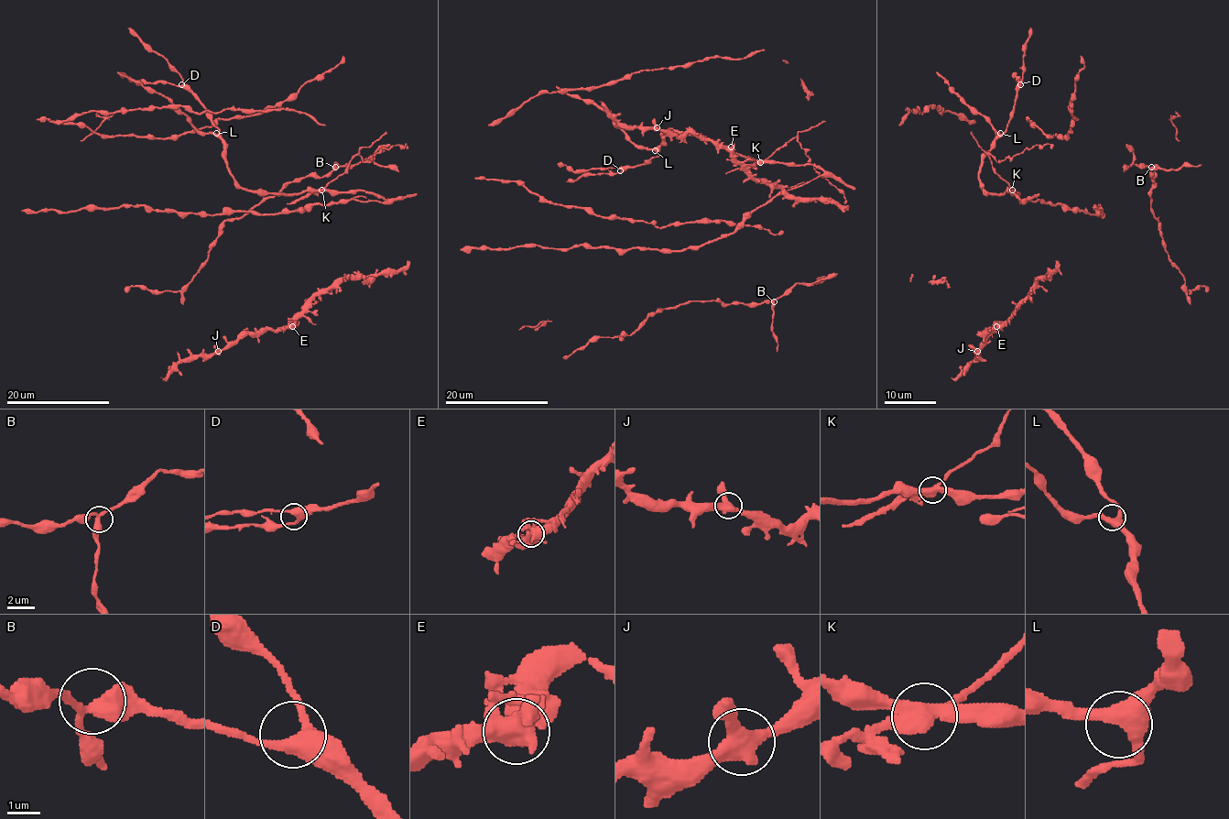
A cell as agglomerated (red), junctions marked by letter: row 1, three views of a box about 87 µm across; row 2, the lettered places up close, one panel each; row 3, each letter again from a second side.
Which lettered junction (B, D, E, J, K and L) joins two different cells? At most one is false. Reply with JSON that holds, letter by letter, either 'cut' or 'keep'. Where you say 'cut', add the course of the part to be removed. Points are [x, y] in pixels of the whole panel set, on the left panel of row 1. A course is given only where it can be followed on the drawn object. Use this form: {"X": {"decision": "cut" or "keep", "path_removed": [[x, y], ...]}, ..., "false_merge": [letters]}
{"B": {"decision": "keep"}, "D": {"decision": "keep"}, "E": {"decision": "keep"}, "J": {"decision": "keep"}, "K": {"decision": "cut", "path_removed": [[322, 190], [345, 170], [357, 154], [364, 161], [394, 145], [407, 144], [406, 148]]}, "L": {"decision": "keep"}, "false_merge": ["K"]}

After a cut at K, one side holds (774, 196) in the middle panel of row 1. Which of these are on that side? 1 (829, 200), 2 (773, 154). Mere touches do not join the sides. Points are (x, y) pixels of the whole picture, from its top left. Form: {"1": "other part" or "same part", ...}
{"1": "same part", "2": "other part"}

